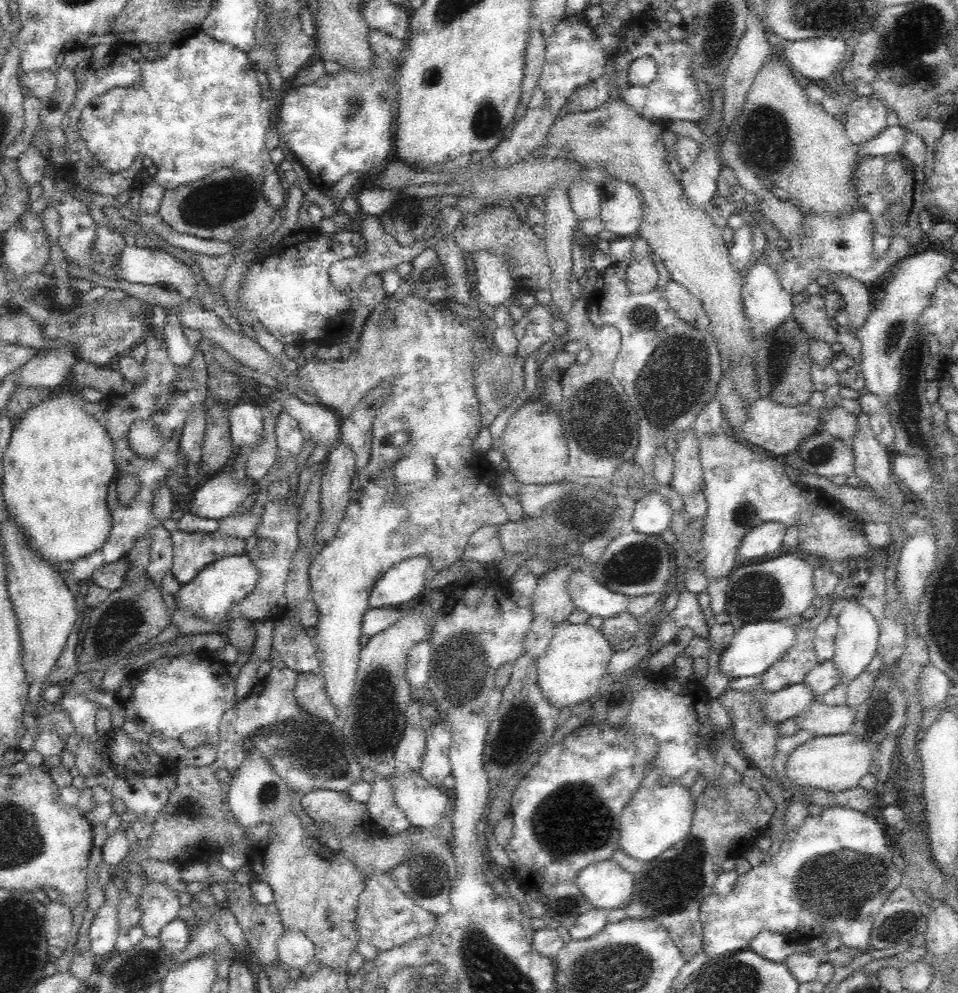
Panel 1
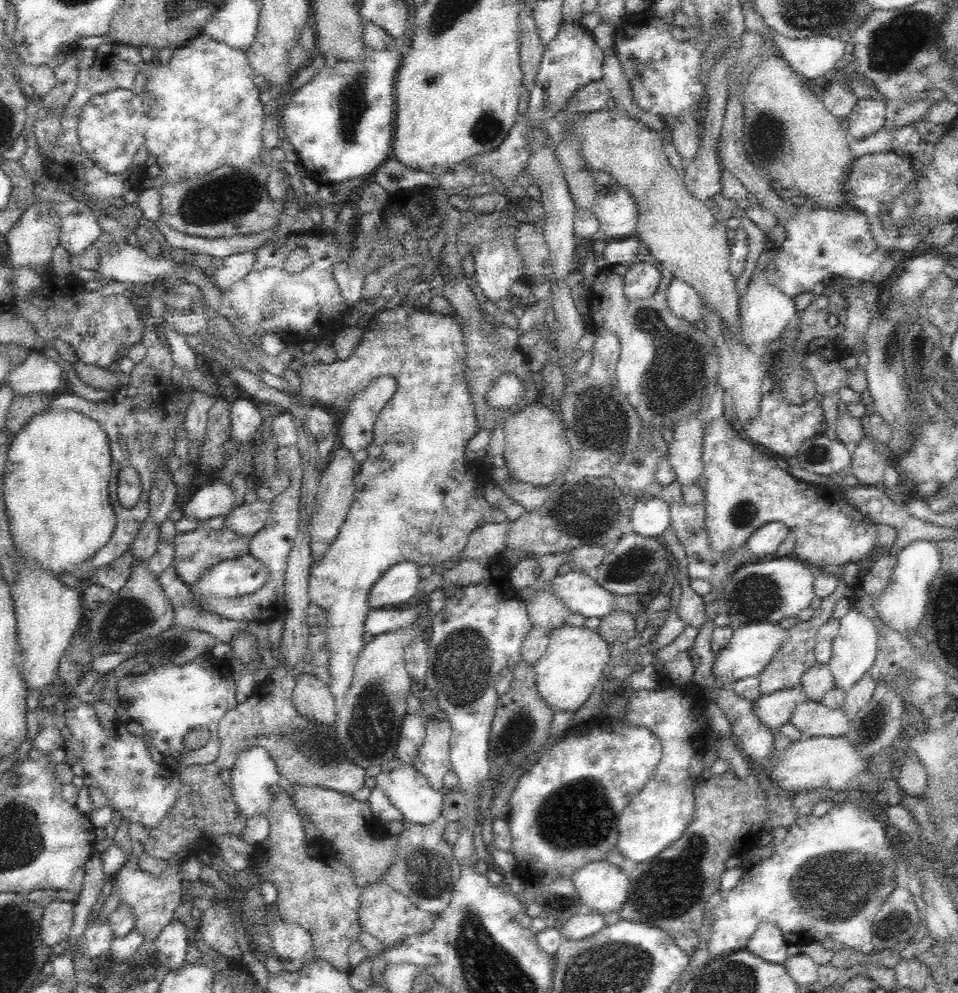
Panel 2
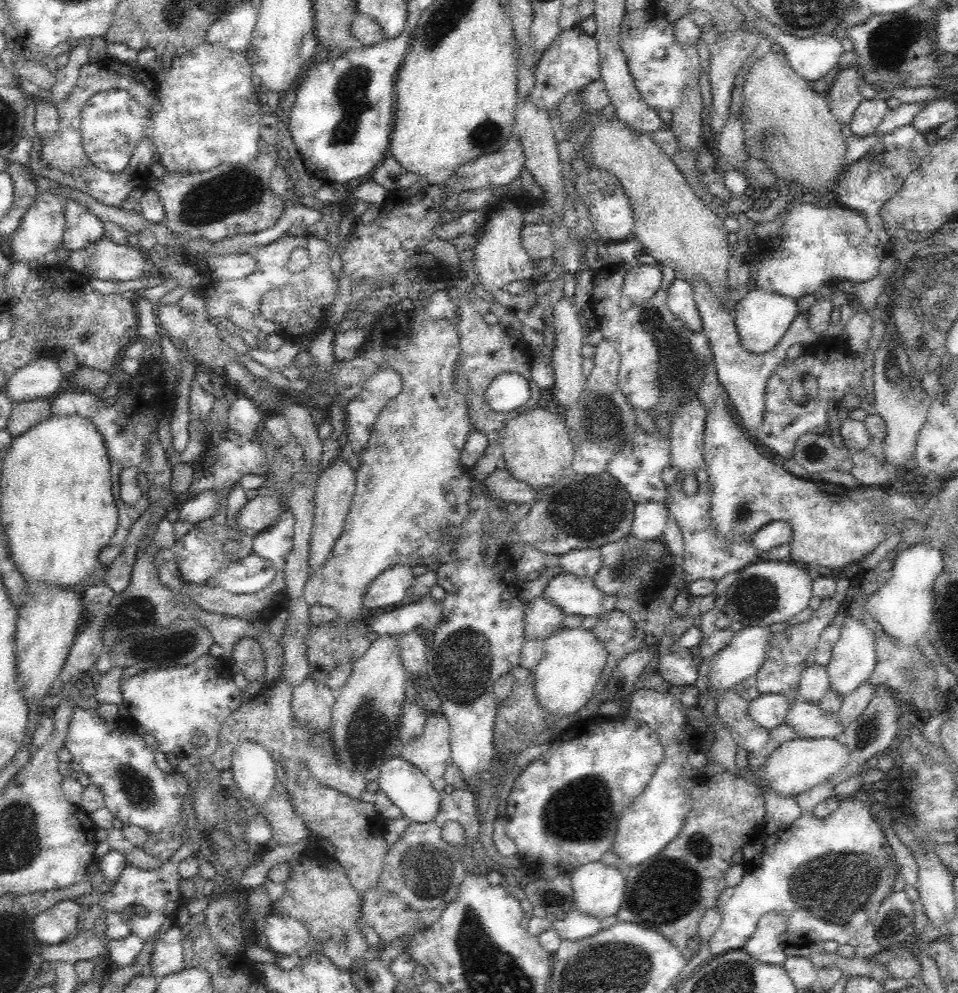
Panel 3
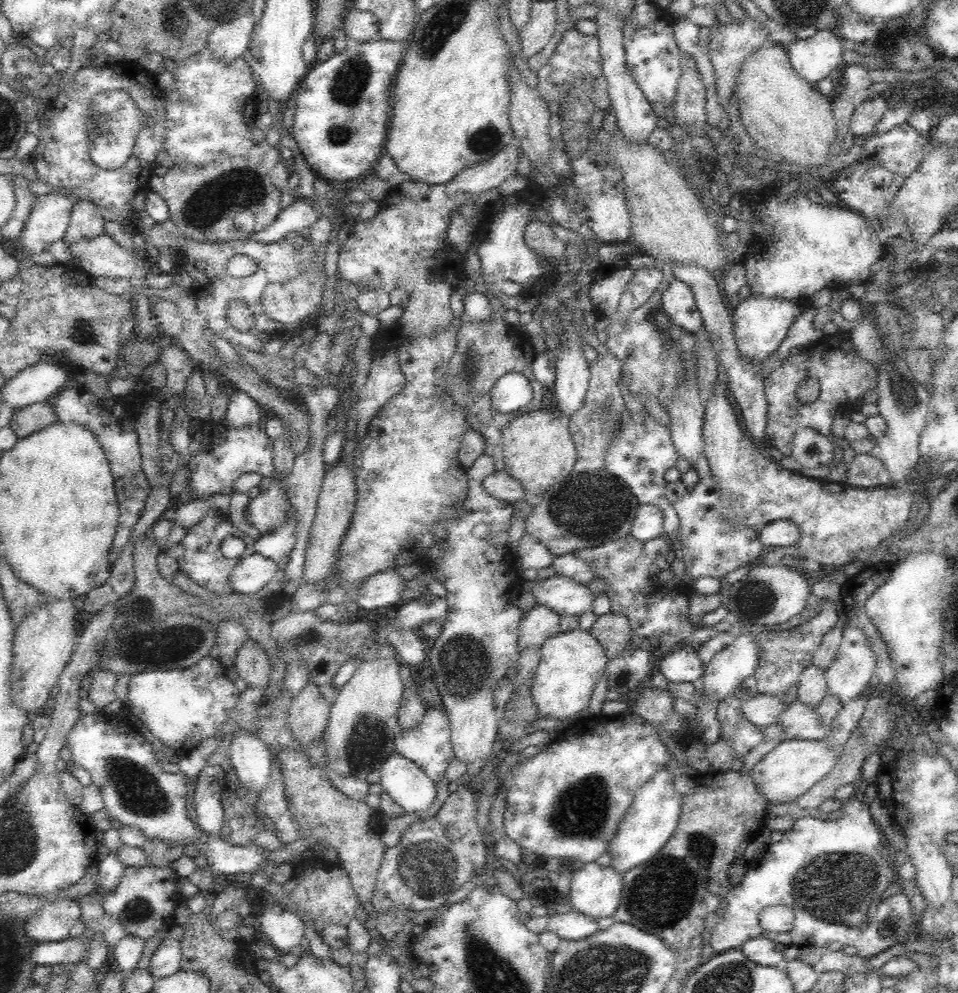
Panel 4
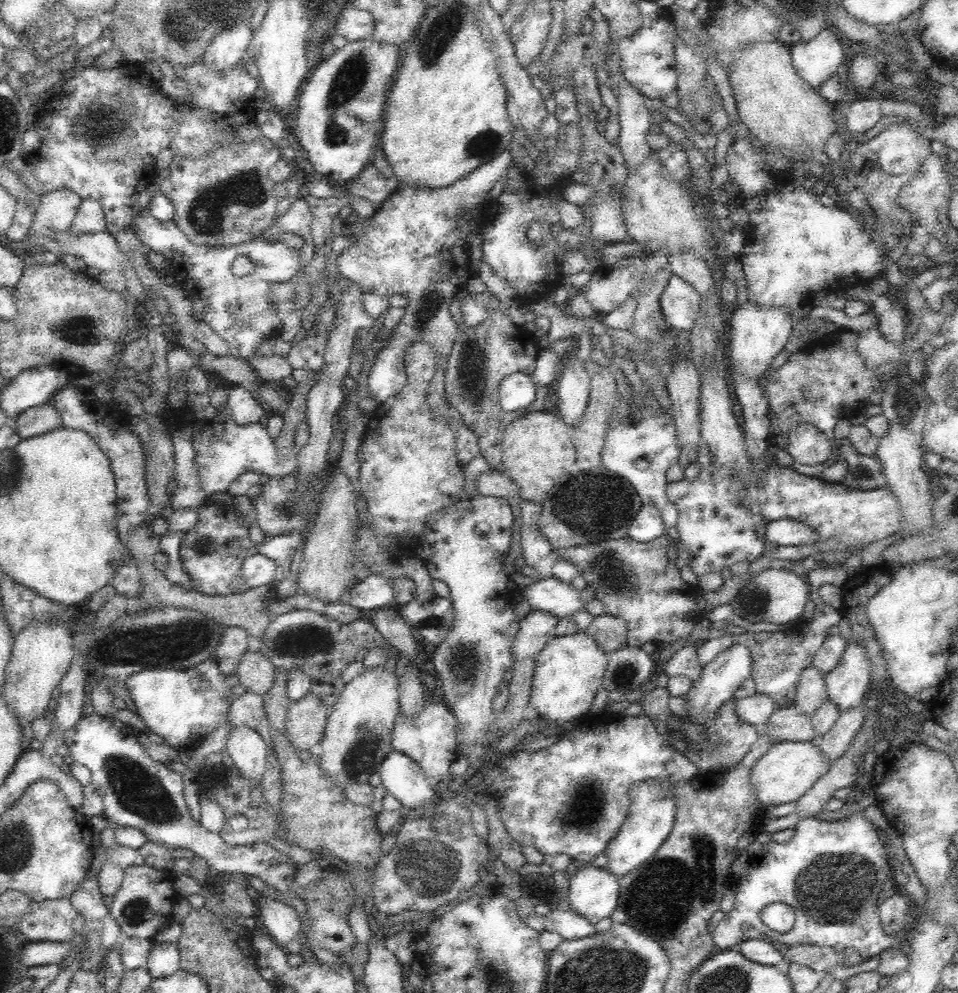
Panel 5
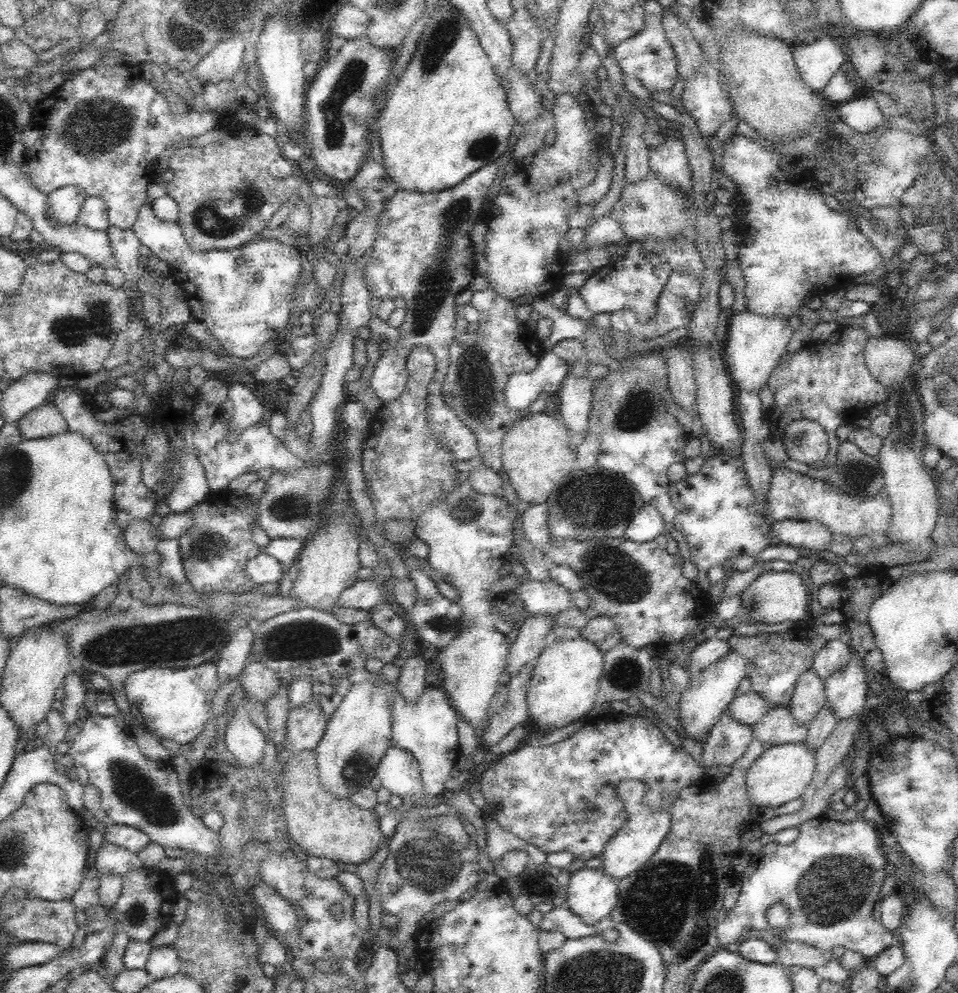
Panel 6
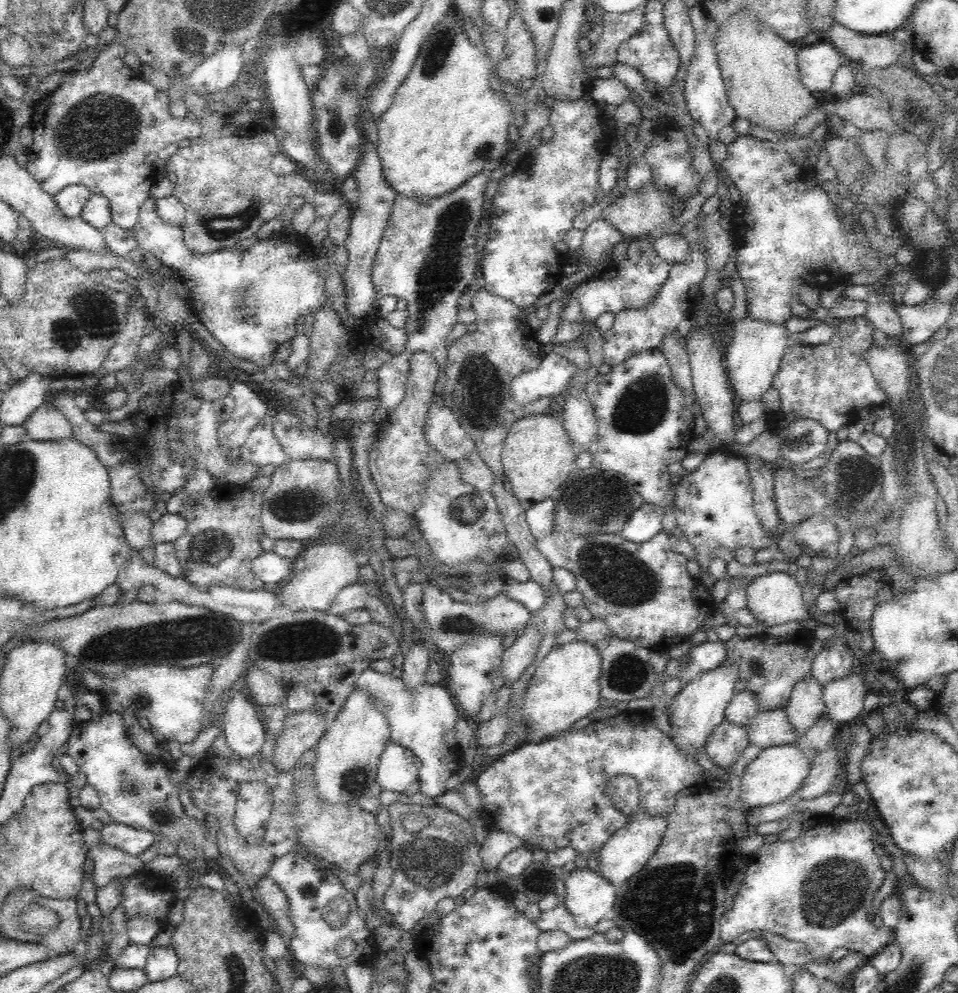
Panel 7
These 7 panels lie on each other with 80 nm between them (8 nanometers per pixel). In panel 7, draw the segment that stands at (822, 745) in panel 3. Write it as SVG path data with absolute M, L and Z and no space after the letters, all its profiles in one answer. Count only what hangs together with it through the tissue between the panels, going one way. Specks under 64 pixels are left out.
M787 744L784 746L772 746L761 749L760 754L747 764L741 776L740 782L740 803L743 810L768 806L786 800L794 794L810 770L810 759L796 745Z

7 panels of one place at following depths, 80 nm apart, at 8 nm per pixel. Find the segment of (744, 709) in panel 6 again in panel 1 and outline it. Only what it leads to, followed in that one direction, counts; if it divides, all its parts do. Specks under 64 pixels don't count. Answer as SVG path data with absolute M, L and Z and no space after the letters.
M803 682L791 684L790 687L781 688L779 691L763 694L762 709L766 719L772 720L772 723L778 726L808 708L808 704L815 699L812 690Z

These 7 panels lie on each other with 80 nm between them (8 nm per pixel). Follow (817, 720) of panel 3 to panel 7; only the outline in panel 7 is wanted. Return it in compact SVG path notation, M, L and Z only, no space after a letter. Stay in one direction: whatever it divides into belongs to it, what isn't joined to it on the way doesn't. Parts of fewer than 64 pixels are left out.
M784 709L758 711L748 724L748 742L765 749L772 746L795 745L799 739L790 726Z

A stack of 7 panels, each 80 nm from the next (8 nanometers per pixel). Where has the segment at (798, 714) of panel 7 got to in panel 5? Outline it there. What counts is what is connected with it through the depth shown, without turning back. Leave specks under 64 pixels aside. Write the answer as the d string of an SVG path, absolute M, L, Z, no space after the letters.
M814 667L805 668L798 680L794 698L798 711L811 716L826 699L825 674Z

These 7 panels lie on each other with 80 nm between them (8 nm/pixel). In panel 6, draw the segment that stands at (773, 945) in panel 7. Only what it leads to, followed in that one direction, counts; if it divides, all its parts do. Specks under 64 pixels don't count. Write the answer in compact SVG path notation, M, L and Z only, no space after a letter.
M782 940L776 948L777 962L788 966L787 972L793 966L803 966L809 969L818 968L831 958L831 951L822 951L811 944L800 941Z

